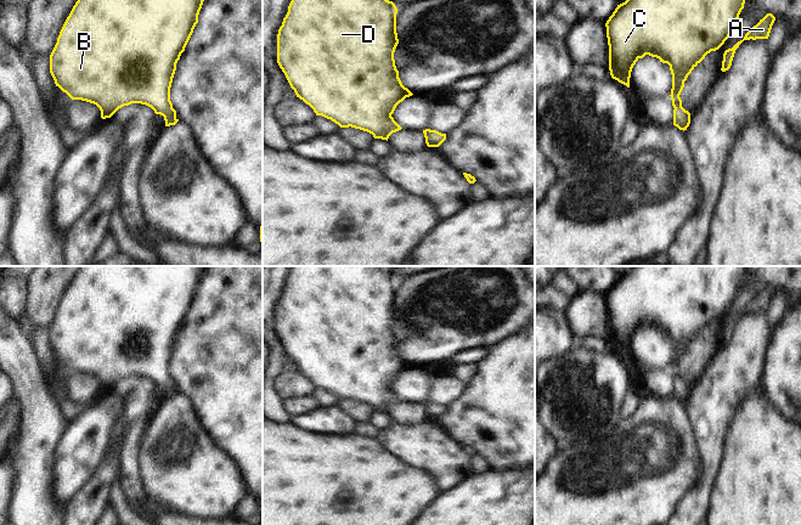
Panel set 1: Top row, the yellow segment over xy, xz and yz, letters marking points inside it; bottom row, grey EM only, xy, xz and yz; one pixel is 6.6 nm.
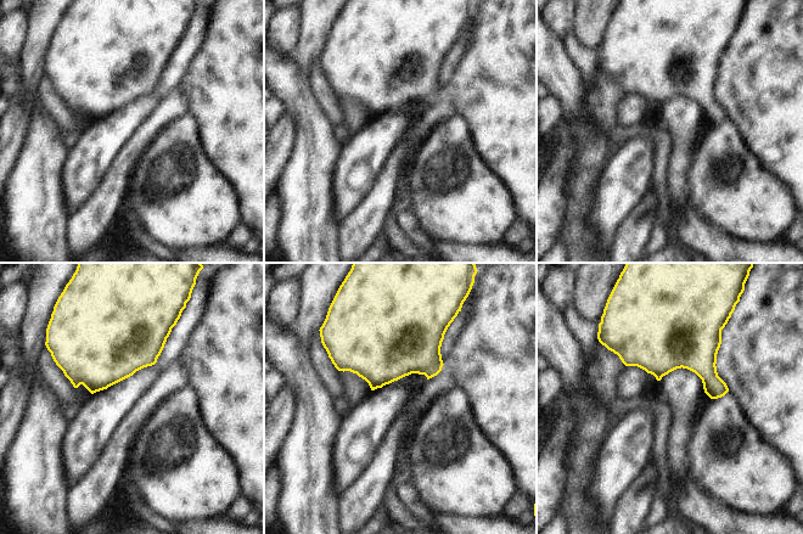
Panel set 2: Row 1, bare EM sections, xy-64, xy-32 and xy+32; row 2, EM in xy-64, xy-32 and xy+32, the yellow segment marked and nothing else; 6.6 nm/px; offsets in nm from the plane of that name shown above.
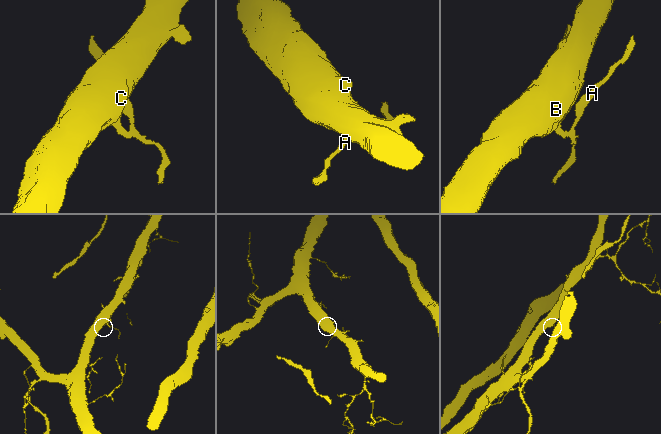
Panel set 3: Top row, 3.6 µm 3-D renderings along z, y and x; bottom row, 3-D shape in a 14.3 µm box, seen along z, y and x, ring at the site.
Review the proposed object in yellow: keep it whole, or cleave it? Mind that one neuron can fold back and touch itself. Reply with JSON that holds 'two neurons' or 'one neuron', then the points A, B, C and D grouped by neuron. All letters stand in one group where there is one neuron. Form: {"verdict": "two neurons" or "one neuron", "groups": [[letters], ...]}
{"verdict": "one neuron", "groups": [["A", "B", "C", "D"]]}

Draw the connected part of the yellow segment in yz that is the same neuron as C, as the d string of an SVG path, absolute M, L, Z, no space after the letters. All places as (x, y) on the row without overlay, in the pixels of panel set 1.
M632 266L625 275L617 277L605 295L609 317L609 343L613 351L630 360L633 338L645 327L656 329L670 338L672 346L671 372L673 378L673 397L687 402L690 385L682 379L679 369L684 354L692 343L711 323L718 322L732 306L745 276L745 266Z

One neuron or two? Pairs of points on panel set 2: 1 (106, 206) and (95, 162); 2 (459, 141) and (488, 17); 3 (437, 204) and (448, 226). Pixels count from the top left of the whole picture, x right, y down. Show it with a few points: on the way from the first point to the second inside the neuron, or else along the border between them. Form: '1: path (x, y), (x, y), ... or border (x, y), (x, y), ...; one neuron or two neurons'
1: border (116, 158), (100, 186), (83, 204); two neurons
2: border (458, 113), (469, 122), (475, 144); two neurons
3: path (442, 209), (448, 215), (448, 221); one neuron

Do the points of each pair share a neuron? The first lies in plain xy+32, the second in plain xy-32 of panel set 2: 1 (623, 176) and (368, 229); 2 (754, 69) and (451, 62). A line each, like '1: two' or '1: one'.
1: two
2: two

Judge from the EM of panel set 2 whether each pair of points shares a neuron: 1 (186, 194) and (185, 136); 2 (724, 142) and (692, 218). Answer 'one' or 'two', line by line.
1: one
2: two

